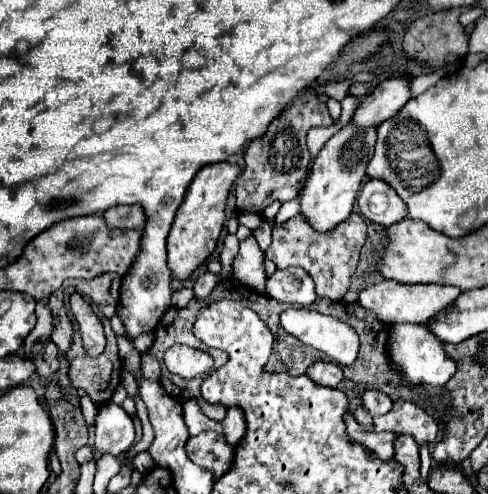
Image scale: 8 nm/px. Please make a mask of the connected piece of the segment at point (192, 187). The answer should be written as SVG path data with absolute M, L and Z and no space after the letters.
M231 162L207 164L197 172L193 182L189 184L187 196L183 198L183 202L177 210L177 216L173 220L173 226L171 226L171 232L167 238L167 254L169 254L167 262L169 262L169 268L175 278L185 280L215 250L219 234L223 230L223 222L225 222L227 198L229 198L231 186L237 180L239 172L241 172L239 164L231 164Z

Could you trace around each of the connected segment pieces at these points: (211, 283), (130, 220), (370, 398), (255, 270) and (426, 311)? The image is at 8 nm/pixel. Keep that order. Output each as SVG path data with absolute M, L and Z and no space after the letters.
M211 272L201 274L201 276L195 280L195 286L193 286L195 298L199 298L199 300L207 300L209 294L211 294L211 290L215 288L217 282L219 282L219 276L217 276L217 274L211 274Z
M129 204L129 206L115 206L109 208L103 218L107 220L107 224L111 228L121 228L121 230L131 230L131 228L143 228L145 226L145 212L141 206L141 214L139 214L139 206L137 204Z
M367 390L363 394L363 406L371 412L371 416L379 416L379 414L387 414L393 406L391 398L379 390Z
M249 236L241 242L239 254L233 262L233 278L253 288L257 294L265 294L265 252L257 246L257 240Z
M381 280L373 286L367 286L359 294L359 304L367 310L379 314L383 322L413 322L413 324L427 324L435 314L445 310L455 298L461 294L459 288L445 286L445 284L399 284L393 280Z

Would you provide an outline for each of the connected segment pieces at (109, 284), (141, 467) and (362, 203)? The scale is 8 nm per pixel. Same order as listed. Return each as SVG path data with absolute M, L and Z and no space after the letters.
M103 274L93 280L67 280L65 286L75 286L81 296L97 304L97 308L113 318L117 314L119 304L119 288L121 288L121 276L119 274Z
M141 452L141 454L137 454L137 456L133 456L131 460L129 460L129 464L131 464L131 468L133 470L137 470L137 472L141 472L141 474L147 474L147 472L151 472L153 468L153 458L147 454L147 452Z
M369 180L357 200L359 212L381 226L391 226L407 218L407 204L383 180Z

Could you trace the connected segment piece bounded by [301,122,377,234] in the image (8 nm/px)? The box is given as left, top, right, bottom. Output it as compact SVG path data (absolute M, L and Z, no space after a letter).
M349 122L321 148L319 156L313 162L313 174L307 180L305 190L301 192L301 216L305 216L305 220L317 232L325 234L333 230L339 222L347 220L347 216L351 214L357 192L365 178L367 162L371 160L371 154L375 150L375 140L377 140L375 126L369 130L359 130L357 126L353 126L353 122Z

